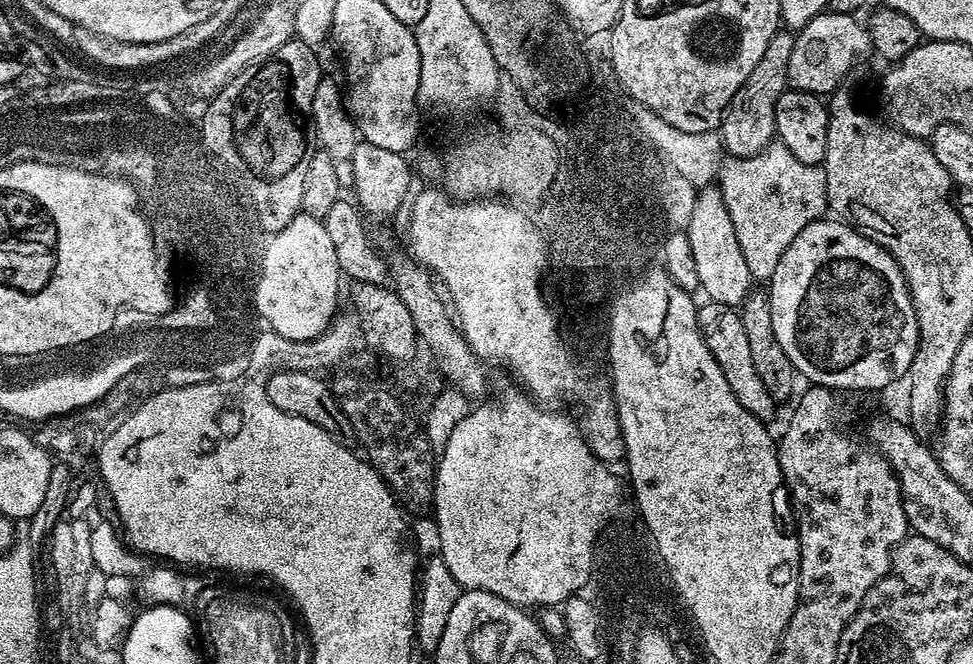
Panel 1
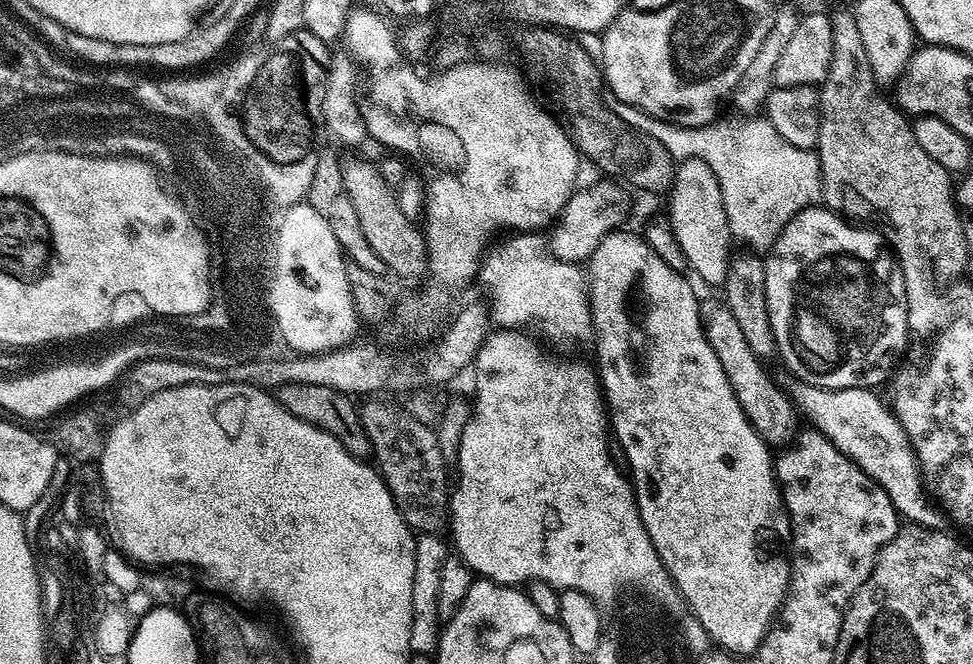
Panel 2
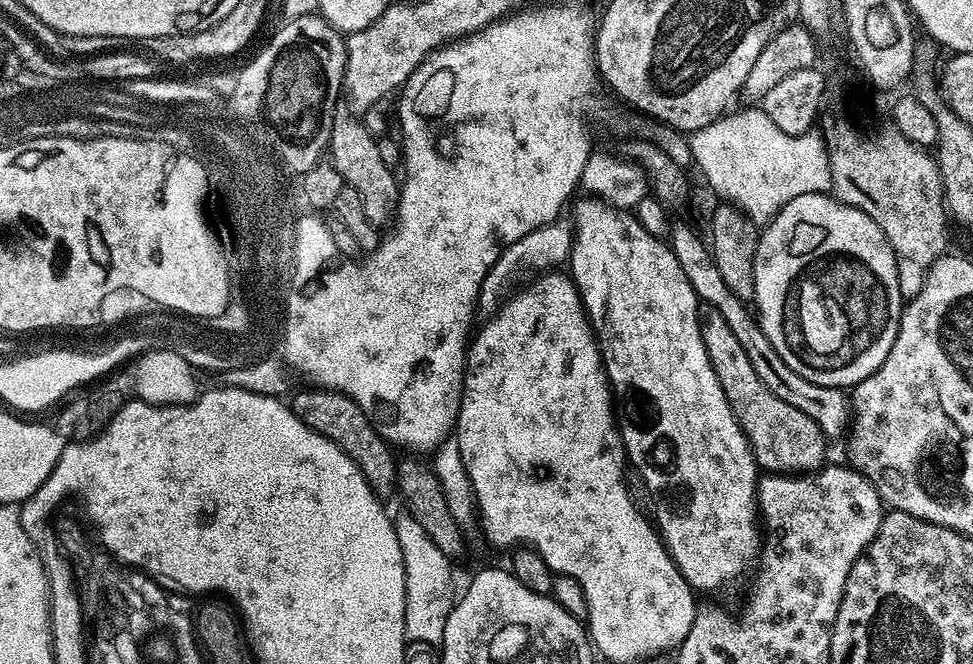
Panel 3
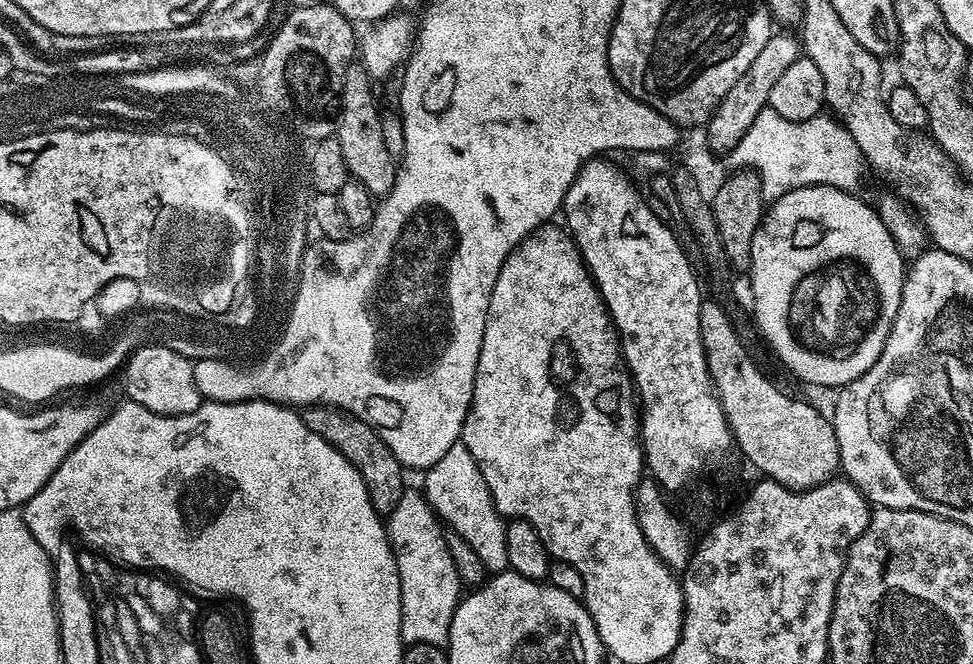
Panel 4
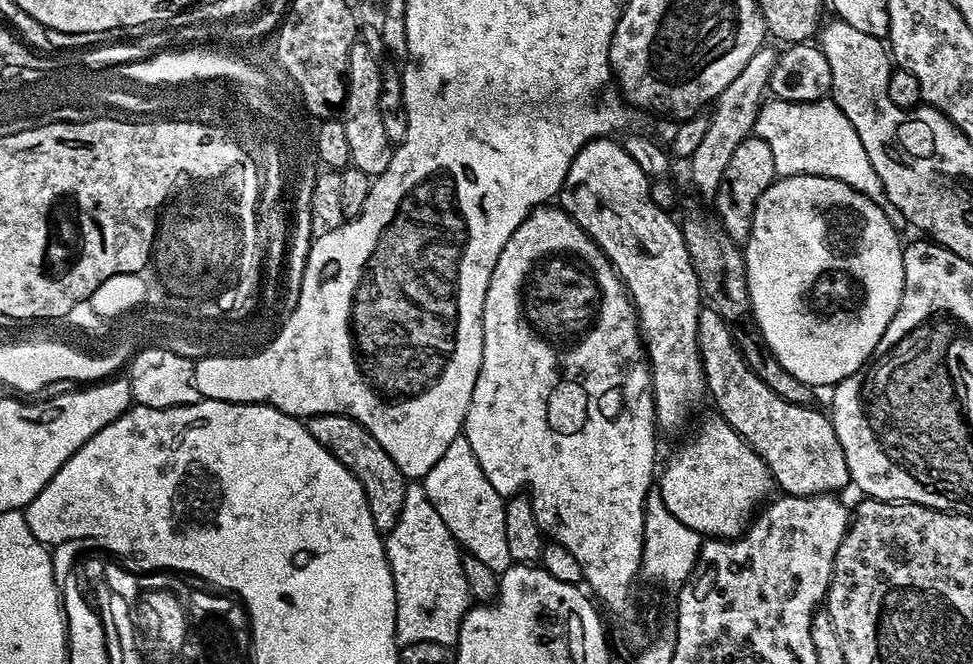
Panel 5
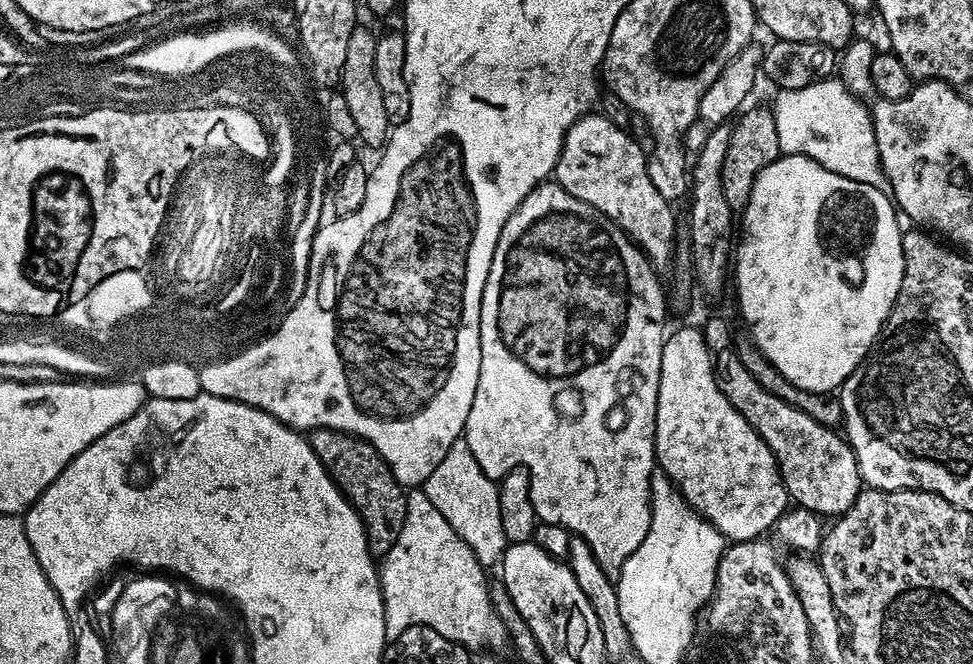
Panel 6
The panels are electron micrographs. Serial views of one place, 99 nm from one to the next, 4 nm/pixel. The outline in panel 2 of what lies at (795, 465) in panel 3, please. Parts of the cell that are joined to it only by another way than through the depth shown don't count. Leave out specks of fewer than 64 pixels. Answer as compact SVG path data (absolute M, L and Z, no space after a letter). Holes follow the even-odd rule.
M723 299L700 300L700 319L704 325L704 336L710 342L710 350L714 350L714 358L722 362L722 370L726 374L726 382L730 382L730 390L734 390L734 398L738 398L738 406L742 406L742 414L750 422L750 426L761 436L769 446L788 446L795 441L798 435L796 420L798 413L786 395L785 389L780 389L768 377L763 368L761 357L750 350L742 329L738 326L734 314L730 314Z

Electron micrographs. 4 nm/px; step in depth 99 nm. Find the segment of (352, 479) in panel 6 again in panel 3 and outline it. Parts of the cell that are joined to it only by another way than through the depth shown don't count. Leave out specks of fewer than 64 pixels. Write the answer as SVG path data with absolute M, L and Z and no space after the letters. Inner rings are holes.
M310 386L292 396L290 411L301 422L310 426L318 434L322 434L328 440L335 440L336 445L346 453L358 466L358 470L366 478L366 482L372 487L372 491L381 498L387 498L396 492L396 465L397 457L392 457L393 445L389 444L380 435L366 413L344 392L336 392L333 388L321 388Z

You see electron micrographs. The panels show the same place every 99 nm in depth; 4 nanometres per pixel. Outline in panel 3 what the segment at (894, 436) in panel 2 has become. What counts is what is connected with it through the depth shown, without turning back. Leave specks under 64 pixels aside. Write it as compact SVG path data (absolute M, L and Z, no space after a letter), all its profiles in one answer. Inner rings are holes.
M676 222L670 235L670 247L682 272L686 274L687 281L690 282L699 301L714 306L722 318L729 323L730 330L737 336L737 341L741 343L742 350L746 353L746 358L750 359L750 366L754 369L754 374L765 383L766 388L772 394L777 395L782 402L789 403L790 406L797 407L806 414L808 418L814 419L825 434L827 439L832 440L844 433L847 433L852 408L843 389L818 386L817 383L810 382L809 379L802 378L800 374L794 374L790 366L782 361L781 356L774 350L773 344L766 334L761 330L759 321L745 301L738 299L737 295L727 286L722 279L722 274L718 271L717 263L714 262L709 245L686 224Z

